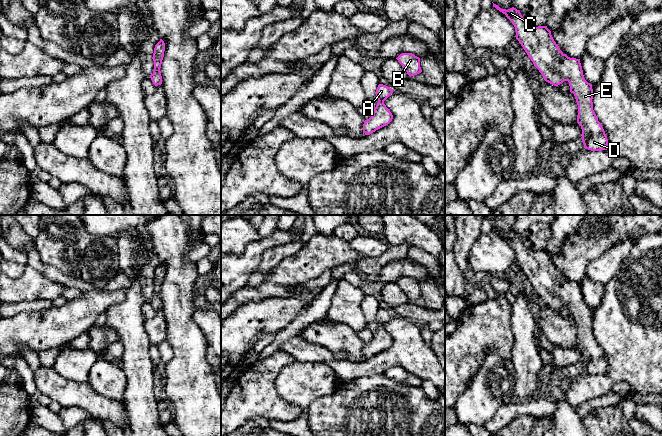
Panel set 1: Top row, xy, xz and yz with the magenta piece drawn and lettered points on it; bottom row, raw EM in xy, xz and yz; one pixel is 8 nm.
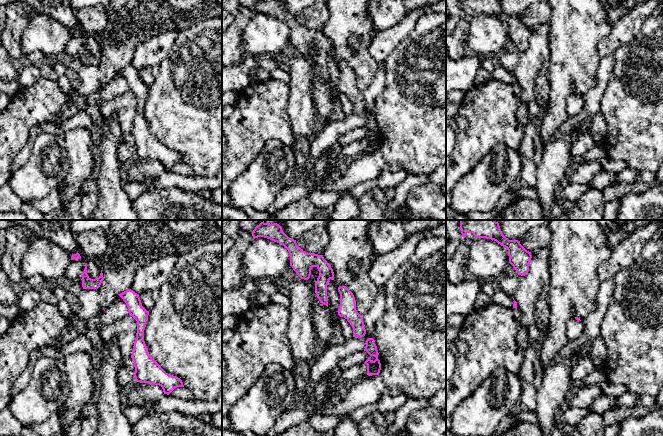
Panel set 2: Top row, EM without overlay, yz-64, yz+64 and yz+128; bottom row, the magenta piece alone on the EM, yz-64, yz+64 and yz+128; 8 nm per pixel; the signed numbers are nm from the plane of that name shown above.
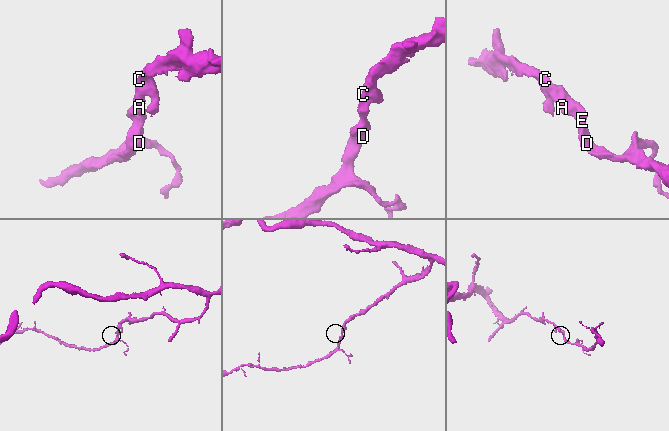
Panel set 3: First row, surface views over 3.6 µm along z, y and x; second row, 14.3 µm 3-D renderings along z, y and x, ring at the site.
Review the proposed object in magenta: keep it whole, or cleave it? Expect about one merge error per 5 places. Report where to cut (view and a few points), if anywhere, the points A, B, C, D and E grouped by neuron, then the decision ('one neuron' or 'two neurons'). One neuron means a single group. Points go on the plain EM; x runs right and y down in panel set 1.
no cut; A B C D E; one neuron

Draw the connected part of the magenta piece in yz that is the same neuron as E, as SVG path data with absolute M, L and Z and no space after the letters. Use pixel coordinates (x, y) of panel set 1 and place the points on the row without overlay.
M494 227L493 231L512 246L516 263L546 306L554 310L569 306L570 316L574 318L578 329L577 347L582 353L584 372L591 375L607 374L607 360L593 334L592 308L584 302L580 283L564 278L547 250L536 251L527 247L514 231L506 234Z

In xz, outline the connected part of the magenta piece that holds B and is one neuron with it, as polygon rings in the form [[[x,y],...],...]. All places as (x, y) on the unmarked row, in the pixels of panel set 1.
[[[402,277],[396,283],[410,301],[422,296],[420,291],[420,282],[414,278]]]

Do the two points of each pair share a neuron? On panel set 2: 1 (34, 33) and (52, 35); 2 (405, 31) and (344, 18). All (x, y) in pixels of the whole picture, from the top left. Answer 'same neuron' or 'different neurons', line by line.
1: same neuron
2: different neurons

